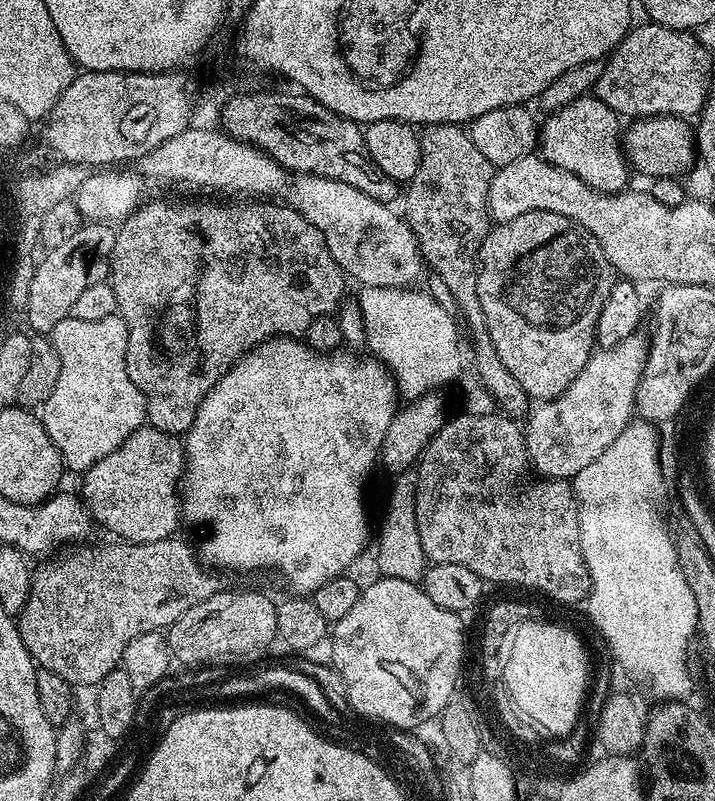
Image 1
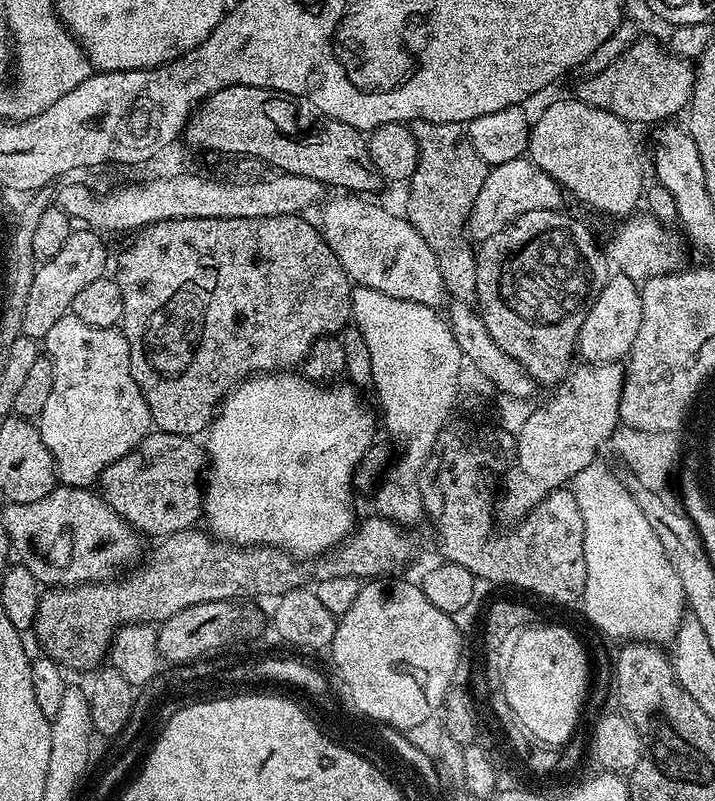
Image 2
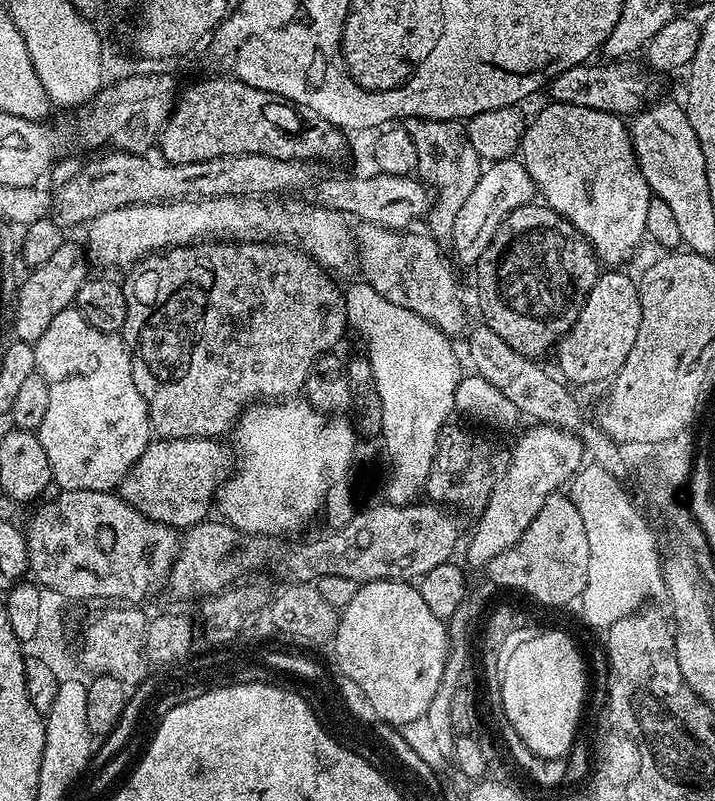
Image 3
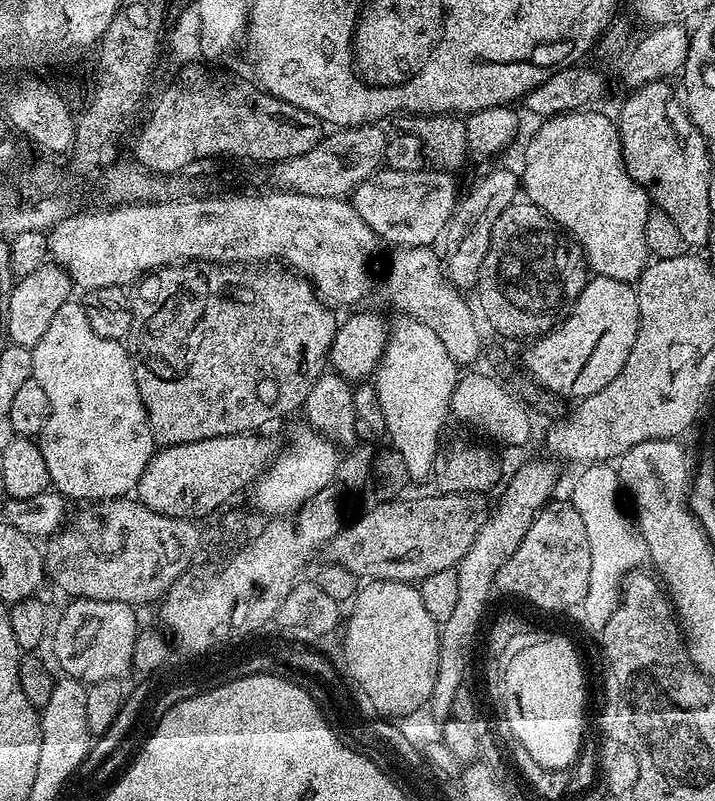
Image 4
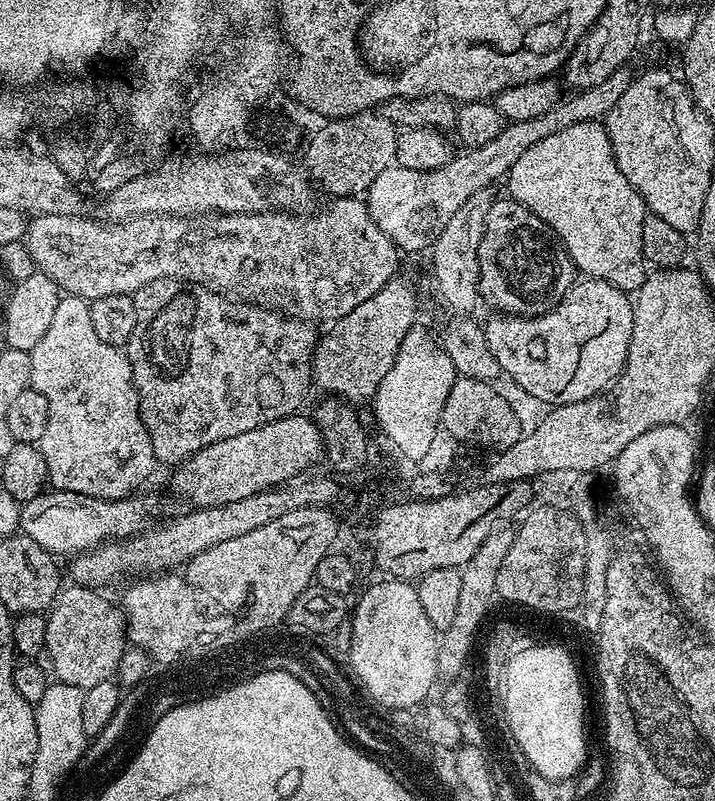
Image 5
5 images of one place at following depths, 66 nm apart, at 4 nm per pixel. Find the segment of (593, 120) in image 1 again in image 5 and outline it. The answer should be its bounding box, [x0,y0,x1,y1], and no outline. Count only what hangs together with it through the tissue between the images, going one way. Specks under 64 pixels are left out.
[506,122,644,294]

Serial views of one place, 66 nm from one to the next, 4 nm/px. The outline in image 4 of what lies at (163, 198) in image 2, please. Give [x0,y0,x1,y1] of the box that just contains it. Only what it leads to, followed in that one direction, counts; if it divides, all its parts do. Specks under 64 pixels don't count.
[350,167,460,247]

